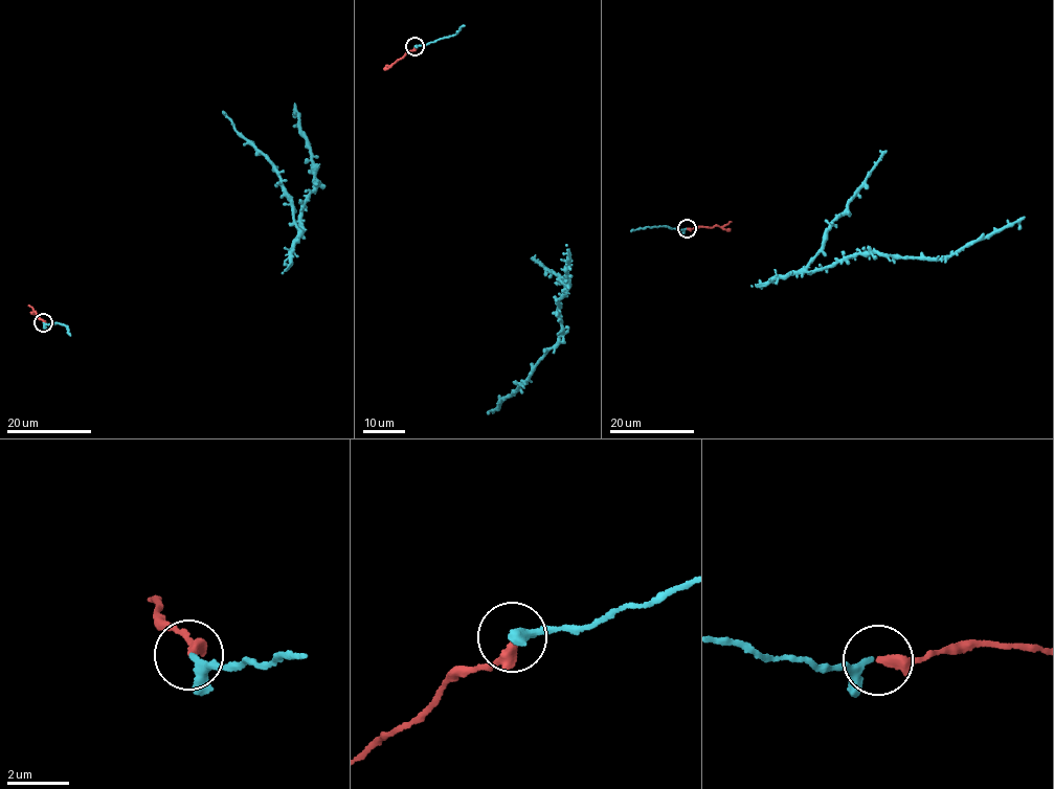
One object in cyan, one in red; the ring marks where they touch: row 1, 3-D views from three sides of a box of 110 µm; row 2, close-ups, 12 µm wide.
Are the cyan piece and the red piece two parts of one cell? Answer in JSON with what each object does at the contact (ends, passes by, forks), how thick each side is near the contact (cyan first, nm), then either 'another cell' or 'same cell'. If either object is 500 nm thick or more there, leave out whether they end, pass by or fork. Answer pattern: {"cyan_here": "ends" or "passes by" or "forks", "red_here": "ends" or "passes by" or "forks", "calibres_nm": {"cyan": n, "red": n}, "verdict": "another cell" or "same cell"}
{"cyan_here": "passes by", "red_here": "ends", "calibres_nm": {"cyan": 200, "red": 320}, "verdict": "same cell"}

